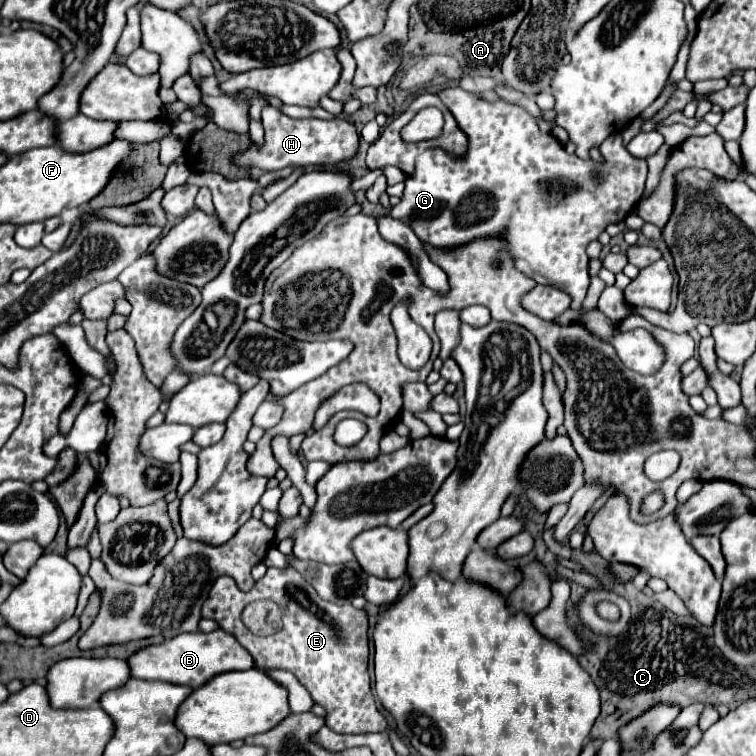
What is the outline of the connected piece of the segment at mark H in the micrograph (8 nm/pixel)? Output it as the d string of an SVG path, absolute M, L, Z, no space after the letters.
M276 107L262 111L264 143L262 147L250 143L250 147L232 157L238 167L258 167L262 171L278 171L284 167L338 167L342 161L350 161L358 149L356 127L346 117L334 119L295 119L286 117Z

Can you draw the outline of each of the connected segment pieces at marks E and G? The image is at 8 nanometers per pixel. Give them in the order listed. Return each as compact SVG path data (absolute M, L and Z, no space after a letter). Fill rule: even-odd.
M270 567L250 591L240 591L236 581L222 575L214 581L208 599L202 605L202 617L214 619L224 631L232 633L254 659L256 667L266 671L284 669L308 689L312 699L328 711L326 725L336 733L378 733L386 731L386 719L376 709L368 675L368 619L352 605L336 605L322 599L314 587L292 567ZM270 599L284 611L284 627L276 635L258 637L242 623L242 609L256 601Z
M450 87L438 93L442 103L452 111L458 127L468 137L468 151L460 157L450 155L444 149L426 149L416 159L416 169L406 181L404 197L390 211L394 219L404 221L414 229L416 235L426 235L426 243L434 247L454 247L468 243L476 237L500 235L506 231L510 253L514 257L516 269L536 279L542 285L552 285L572 297L572 309L584 311L582 301L590 287L586 245L610 225L626 219L640 201L648 165L642 159L634 159L622 145L622 135L614 133L606 139L606 163L596 165L594 161L584 161L576 155L564 151L564 145L538 129L538 121L526 109L510 105L506 101L488 103L474 93L460 87ZM592 171L600 173L600 179L592 179Z

